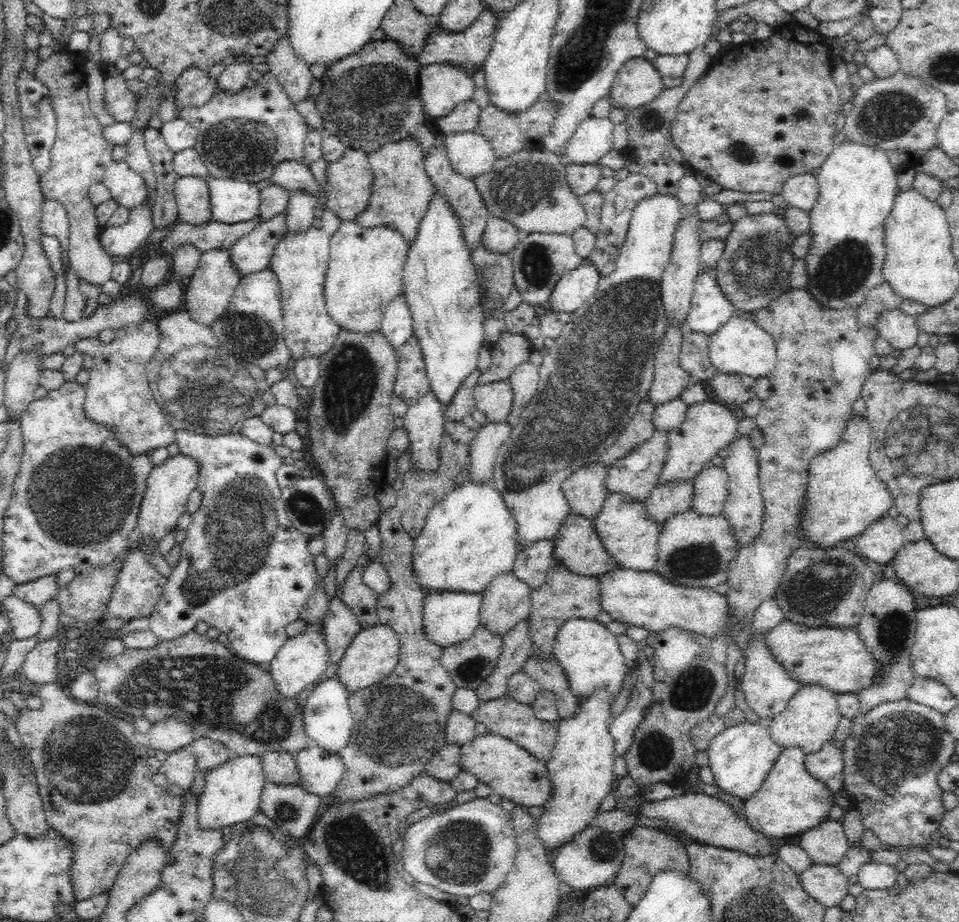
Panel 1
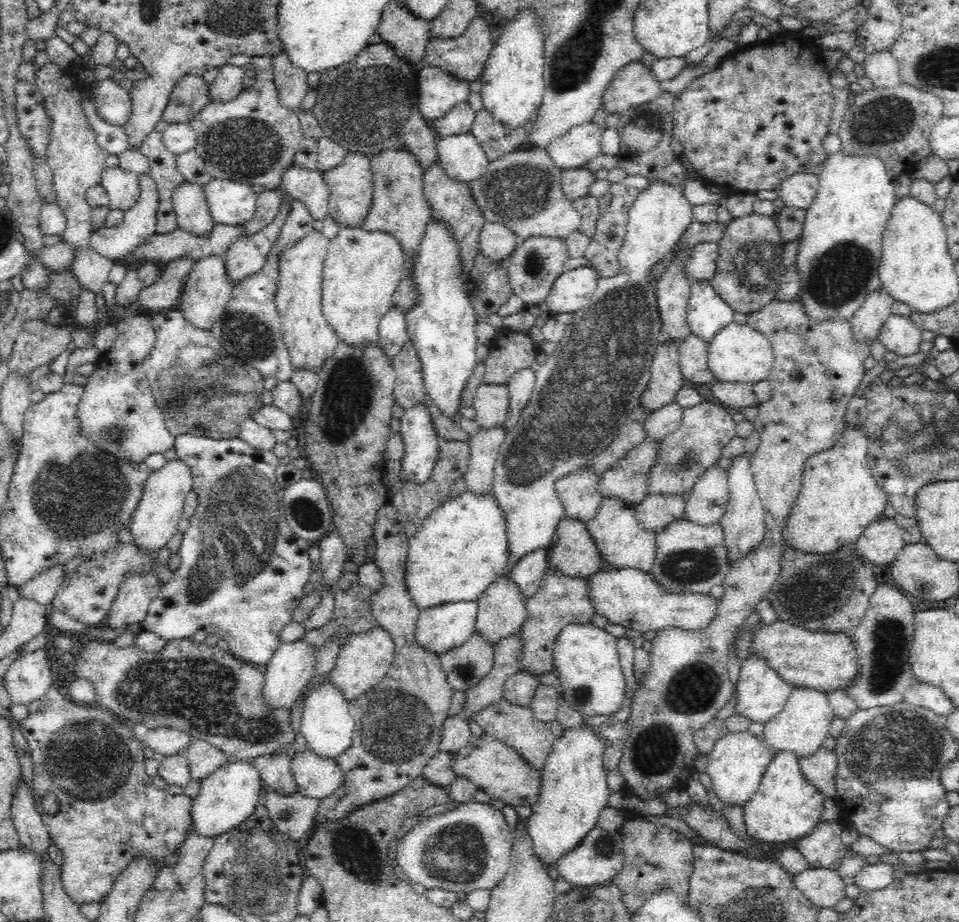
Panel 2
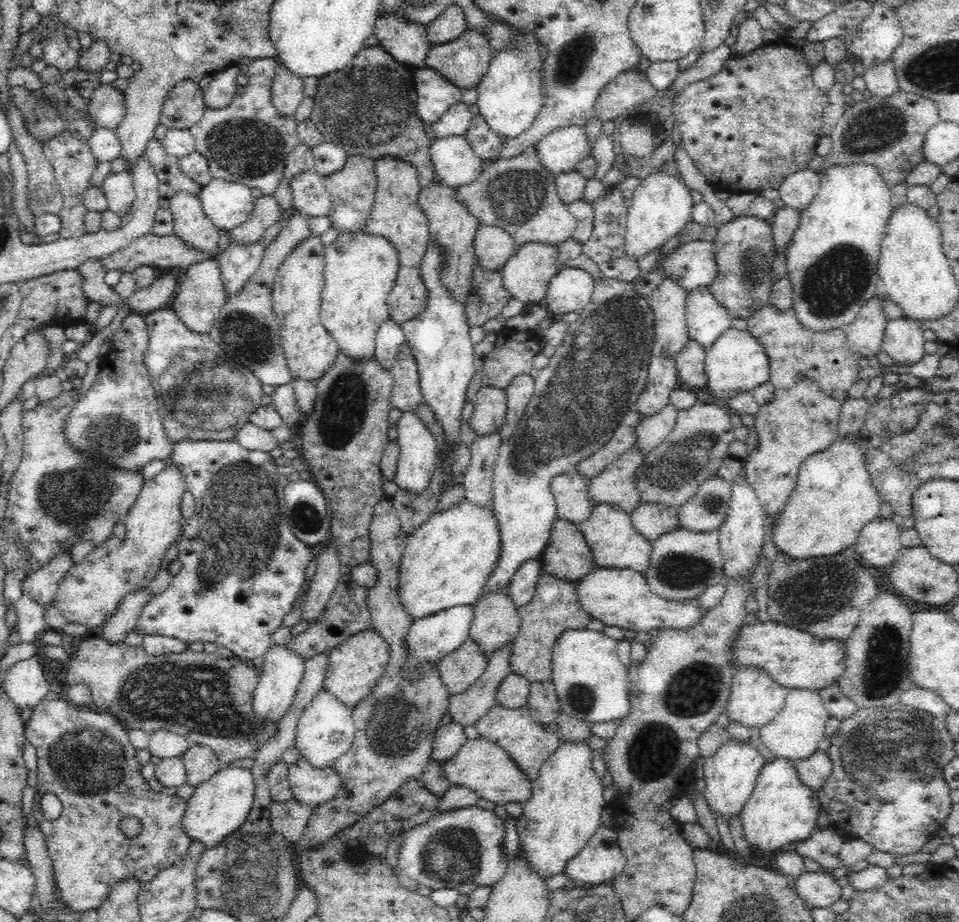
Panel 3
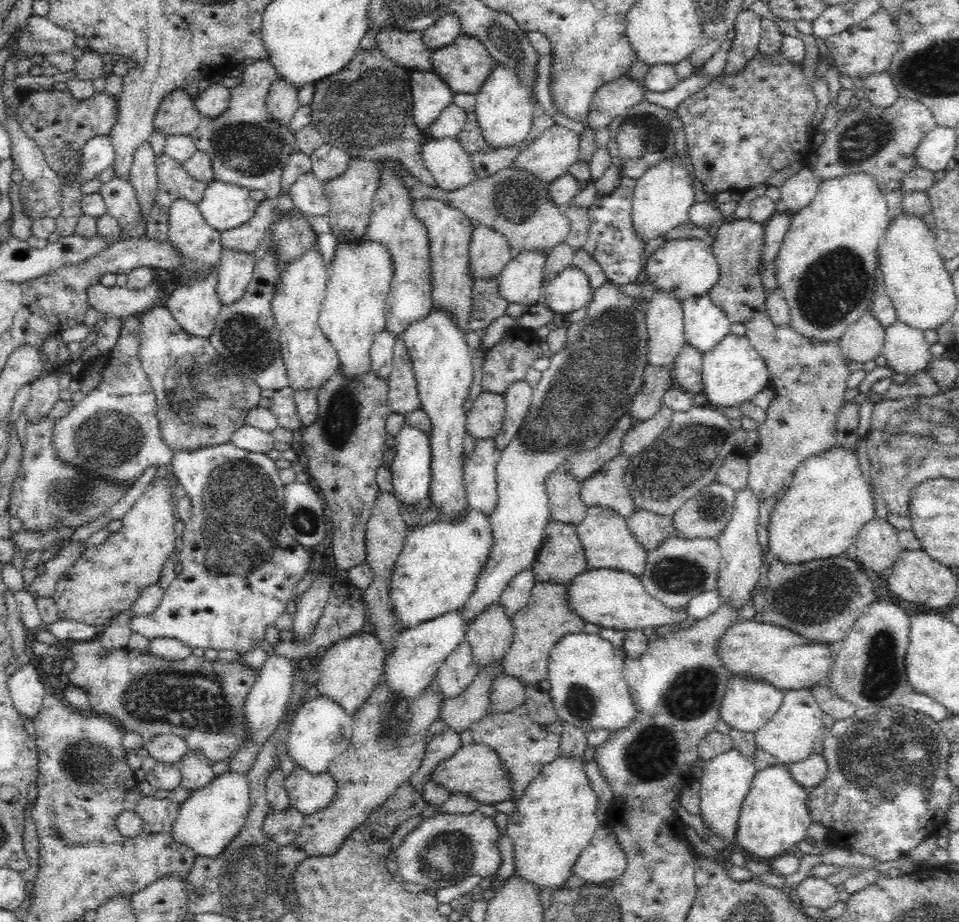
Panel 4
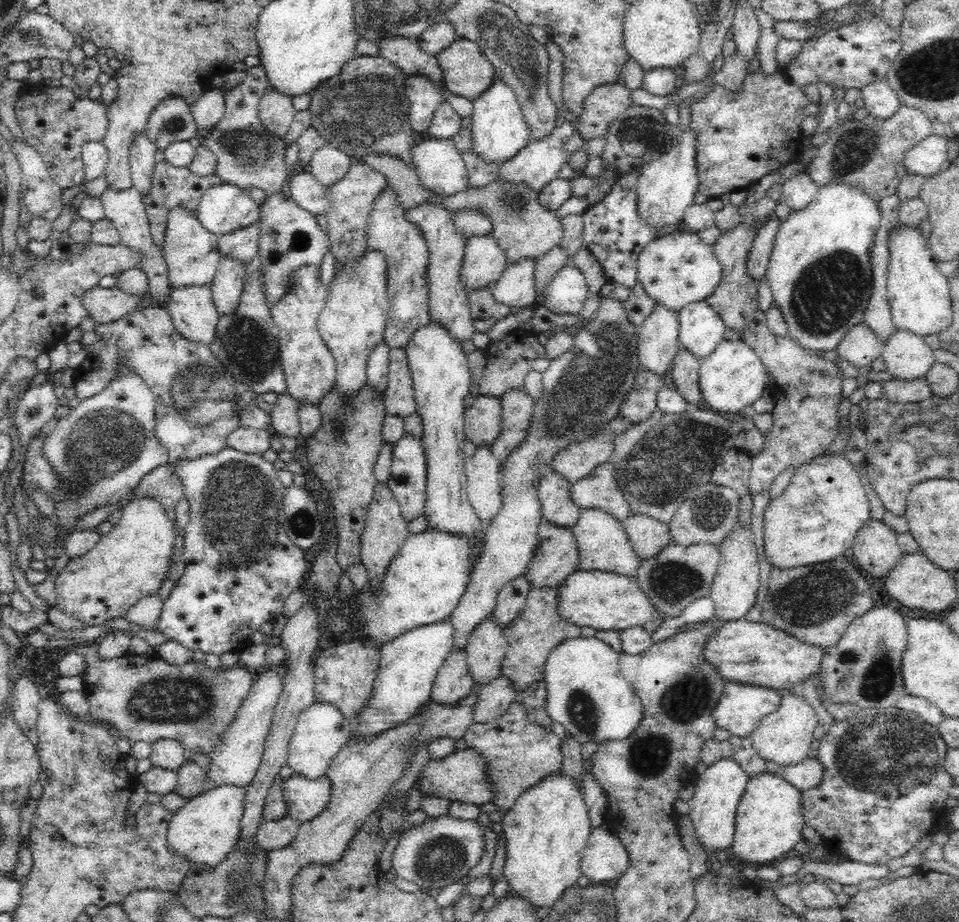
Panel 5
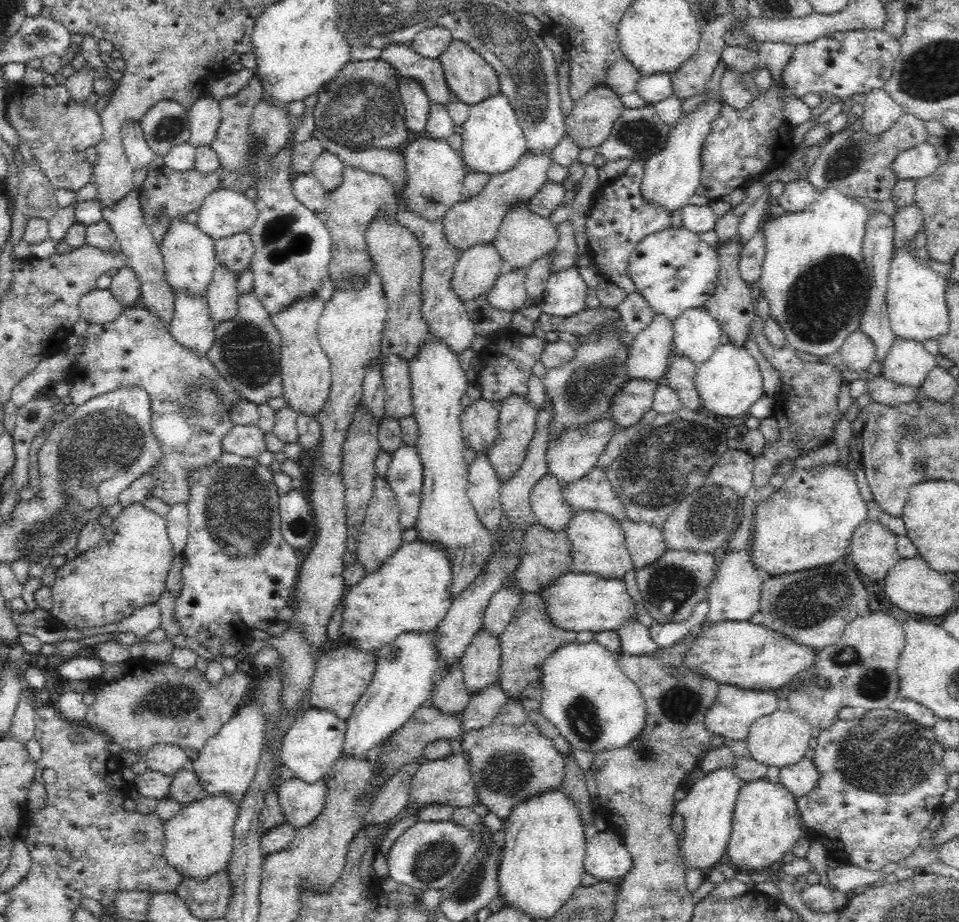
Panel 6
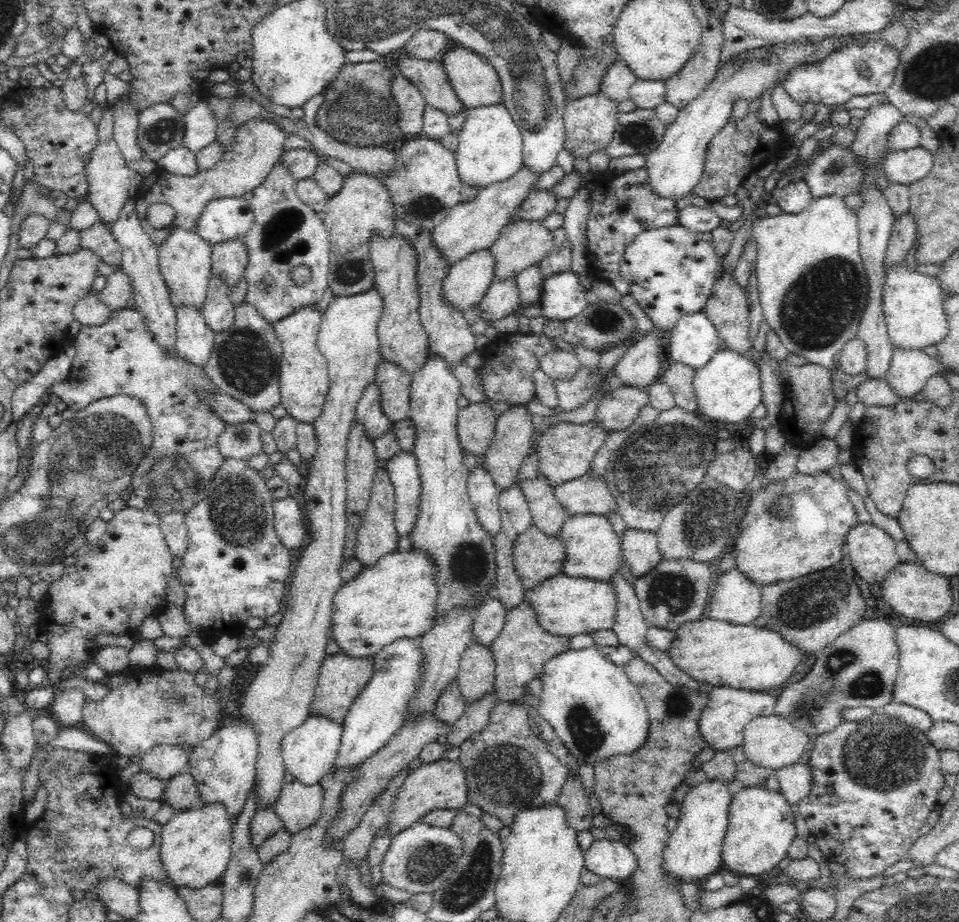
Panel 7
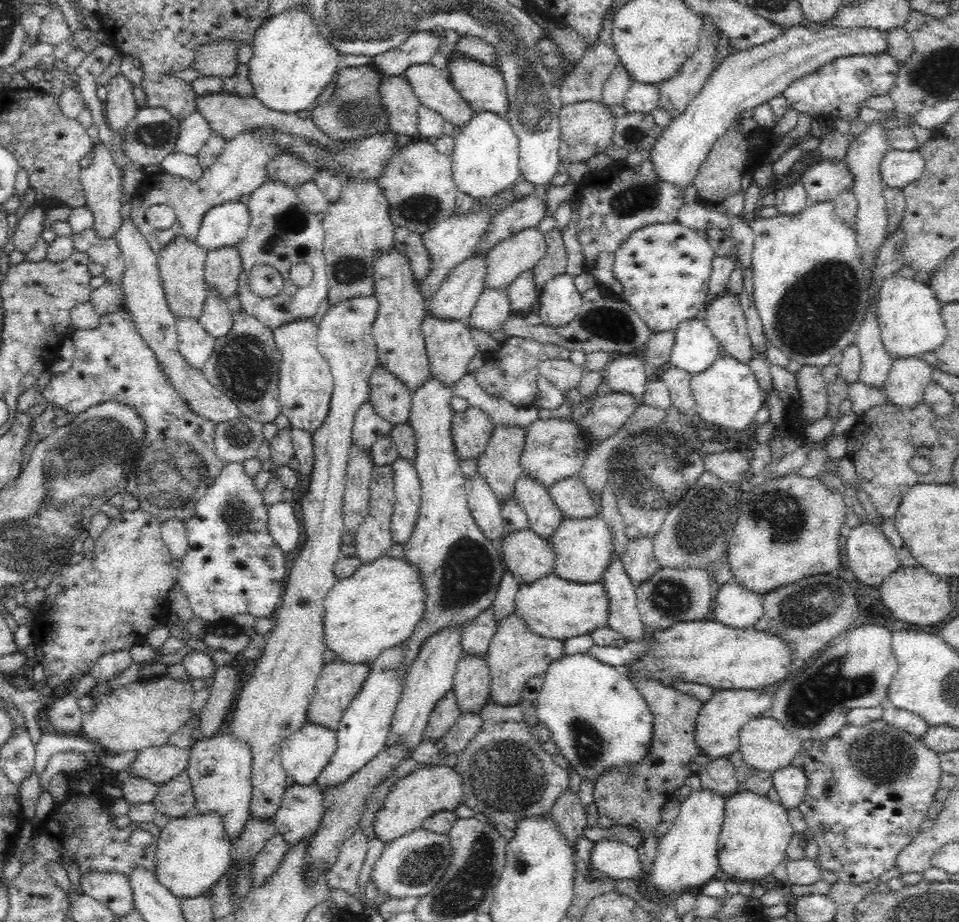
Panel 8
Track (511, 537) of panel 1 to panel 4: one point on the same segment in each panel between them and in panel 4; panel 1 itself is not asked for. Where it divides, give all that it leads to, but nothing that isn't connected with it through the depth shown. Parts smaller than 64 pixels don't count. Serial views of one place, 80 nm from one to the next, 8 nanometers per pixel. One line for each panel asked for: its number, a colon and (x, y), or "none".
2: (462, 546)
3: (447, 561)
4: (437, 570)

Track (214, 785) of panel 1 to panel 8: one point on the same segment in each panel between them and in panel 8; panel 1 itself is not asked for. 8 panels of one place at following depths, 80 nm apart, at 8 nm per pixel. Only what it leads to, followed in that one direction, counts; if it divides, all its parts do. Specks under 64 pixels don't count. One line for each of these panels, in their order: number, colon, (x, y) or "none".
2: (227, 797)
3: (219, 806)
4: (211, 816)
5: (204, 830)
6: (199, 840)
7: (196, 843)
8: (193, 852)

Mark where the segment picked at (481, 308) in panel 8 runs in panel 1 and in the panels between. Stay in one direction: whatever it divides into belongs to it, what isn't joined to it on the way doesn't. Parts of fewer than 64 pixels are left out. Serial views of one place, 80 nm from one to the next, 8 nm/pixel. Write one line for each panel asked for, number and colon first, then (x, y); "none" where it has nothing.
1: (539, 259)
2: (533, 267)
3: (527, 274)
4: (521, 281)
5: (517, 285)
6: (509, 293)
7: (502, 298)

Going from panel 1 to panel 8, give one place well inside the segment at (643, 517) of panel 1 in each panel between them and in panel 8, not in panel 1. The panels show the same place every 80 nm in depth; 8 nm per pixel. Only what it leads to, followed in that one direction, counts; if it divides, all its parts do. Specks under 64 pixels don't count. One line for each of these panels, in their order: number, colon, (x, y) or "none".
2: (623, 543)
3: (609, 532)
4: (608, 543)
5: (603, 543)
6: (599, 546)
7: (593, 548)
8: (583, 546)

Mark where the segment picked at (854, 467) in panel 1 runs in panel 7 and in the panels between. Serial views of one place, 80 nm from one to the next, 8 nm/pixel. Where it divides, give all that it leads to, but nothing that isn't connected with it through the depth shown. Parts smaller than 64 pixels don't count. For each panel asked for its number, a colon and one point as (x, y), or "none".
2: (838, 498)
3: (834, 499)
4: (820, 514)
5: (817, 518)
6: (809, 522)
7: (795, 527)

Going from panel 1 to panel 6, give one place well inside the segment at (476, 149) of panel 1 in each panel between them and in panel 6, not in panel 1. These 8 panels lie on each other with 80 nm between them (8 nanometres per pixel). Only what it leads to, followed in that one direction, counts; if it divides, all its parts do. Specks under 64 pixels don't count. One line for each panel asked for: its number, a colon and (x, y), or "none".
2: (461, 156)
3: (454, 161)
4: (451, 166)
5: (440, 165)
6: (435, 171)

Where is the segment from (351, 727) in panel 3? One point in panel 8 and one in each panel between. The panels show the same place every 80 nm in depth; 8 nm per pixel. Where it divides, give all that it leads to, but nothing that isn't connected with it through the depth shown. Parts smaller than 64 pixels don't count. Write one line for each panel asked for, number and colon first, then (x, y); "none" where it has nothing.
4: (322, 731)
5: (321, 731)
6: (310, 747)
7: (310, 751)
8: (304, 754)

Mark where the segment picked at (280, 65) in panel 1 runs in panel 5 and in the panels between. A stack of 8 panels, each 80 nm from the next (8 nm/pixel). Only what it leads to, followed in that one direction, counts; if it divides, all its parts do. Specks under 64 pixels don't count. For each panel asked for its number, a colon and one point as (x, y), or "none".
2: (292, 83)
3: (287, 89)
4: (282, 101)
5: (276, 111)

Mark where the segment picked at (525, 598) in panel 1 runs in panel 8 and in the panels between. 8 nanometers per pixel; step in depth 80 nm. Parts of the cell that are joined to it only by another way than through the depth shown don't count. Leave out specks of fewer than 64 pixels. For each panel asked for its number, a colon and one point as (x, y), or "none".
2: (501, 607)
3: (496, 621)
4: (490, 634)
5: (487, 644)
6: (481, 662)
7: (476, 675)
8: (472, 681)

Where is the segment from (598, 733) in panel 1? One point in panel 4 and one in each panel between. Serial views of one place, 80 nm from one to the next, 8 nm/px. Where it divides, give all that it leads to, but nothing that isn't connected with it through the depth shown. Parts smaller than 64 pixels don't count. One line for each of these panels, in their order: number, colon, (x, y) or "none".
2: (574, 791)
3: (567, 801)
4: (555, 819)

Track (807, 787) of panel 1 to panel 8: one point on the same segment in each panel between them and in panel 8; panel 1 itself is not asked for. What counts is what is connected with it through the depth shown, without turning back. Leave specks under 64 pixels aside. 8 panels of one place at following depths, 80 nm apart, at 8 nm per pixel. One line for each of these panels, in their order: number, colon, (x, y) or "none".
2: (786, 806)
3: (782, 809)
4: (774, 816)
5: (770, 819)
6: (766, 824)
7: (761, 827)
8: (756, 832)

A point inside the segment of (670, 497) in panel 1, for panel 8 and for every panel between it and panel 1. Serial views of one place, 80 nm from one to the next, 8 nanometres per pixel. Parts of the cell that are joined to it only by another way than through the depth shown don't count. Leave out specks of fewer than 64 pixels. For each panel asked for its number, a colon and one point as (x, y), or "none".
2: (654, 511)
3: (651, 519)
4: (649, 528)
5: (648, 536)
6: (646, 543)
7: (640, 547)
8: (639, 560)

